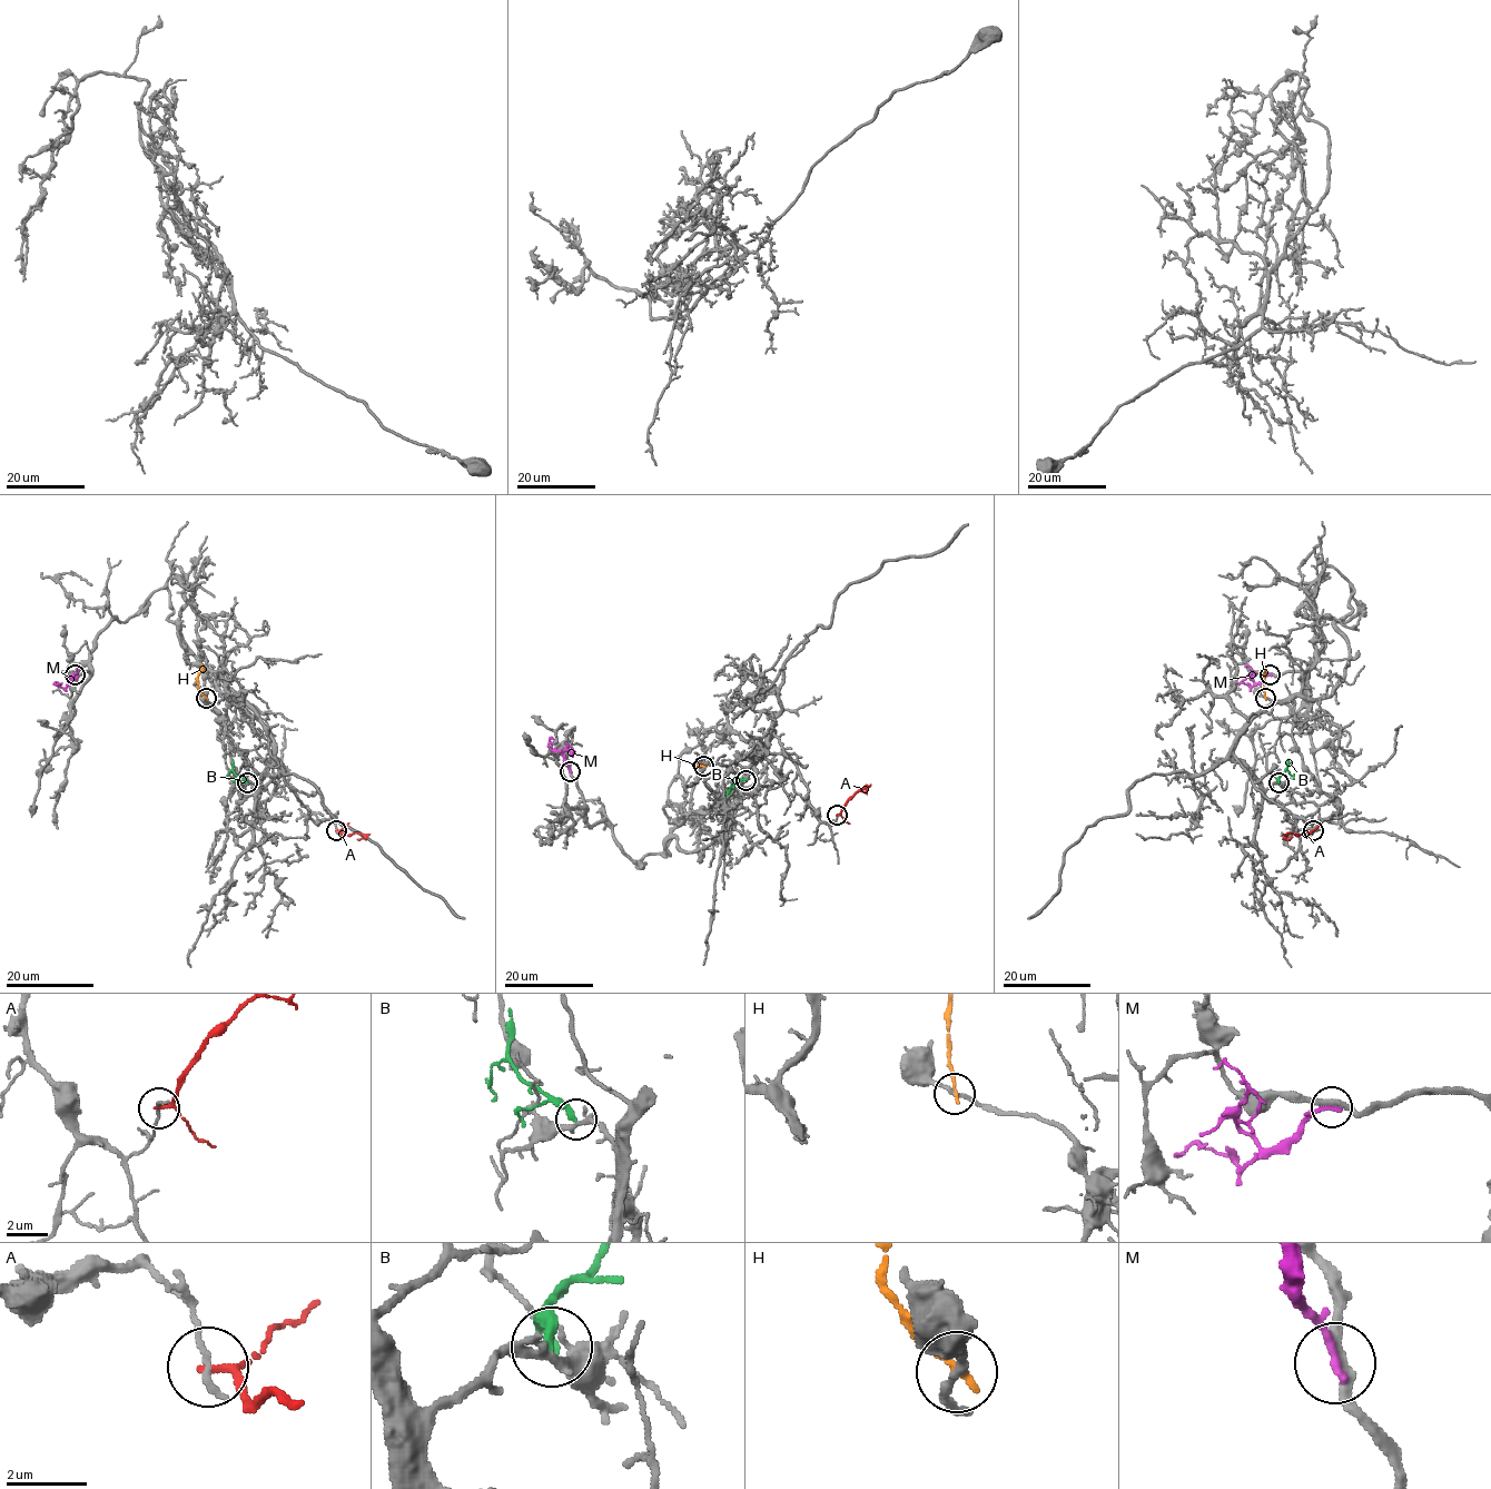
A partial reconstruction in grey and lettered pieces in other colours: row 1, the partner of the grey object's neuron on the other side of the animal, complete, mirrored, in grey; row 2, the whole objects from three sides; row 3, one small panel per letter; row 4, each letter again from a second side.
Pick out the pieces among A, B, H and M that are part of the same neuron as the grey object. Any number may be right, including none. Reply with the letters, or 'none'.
none

